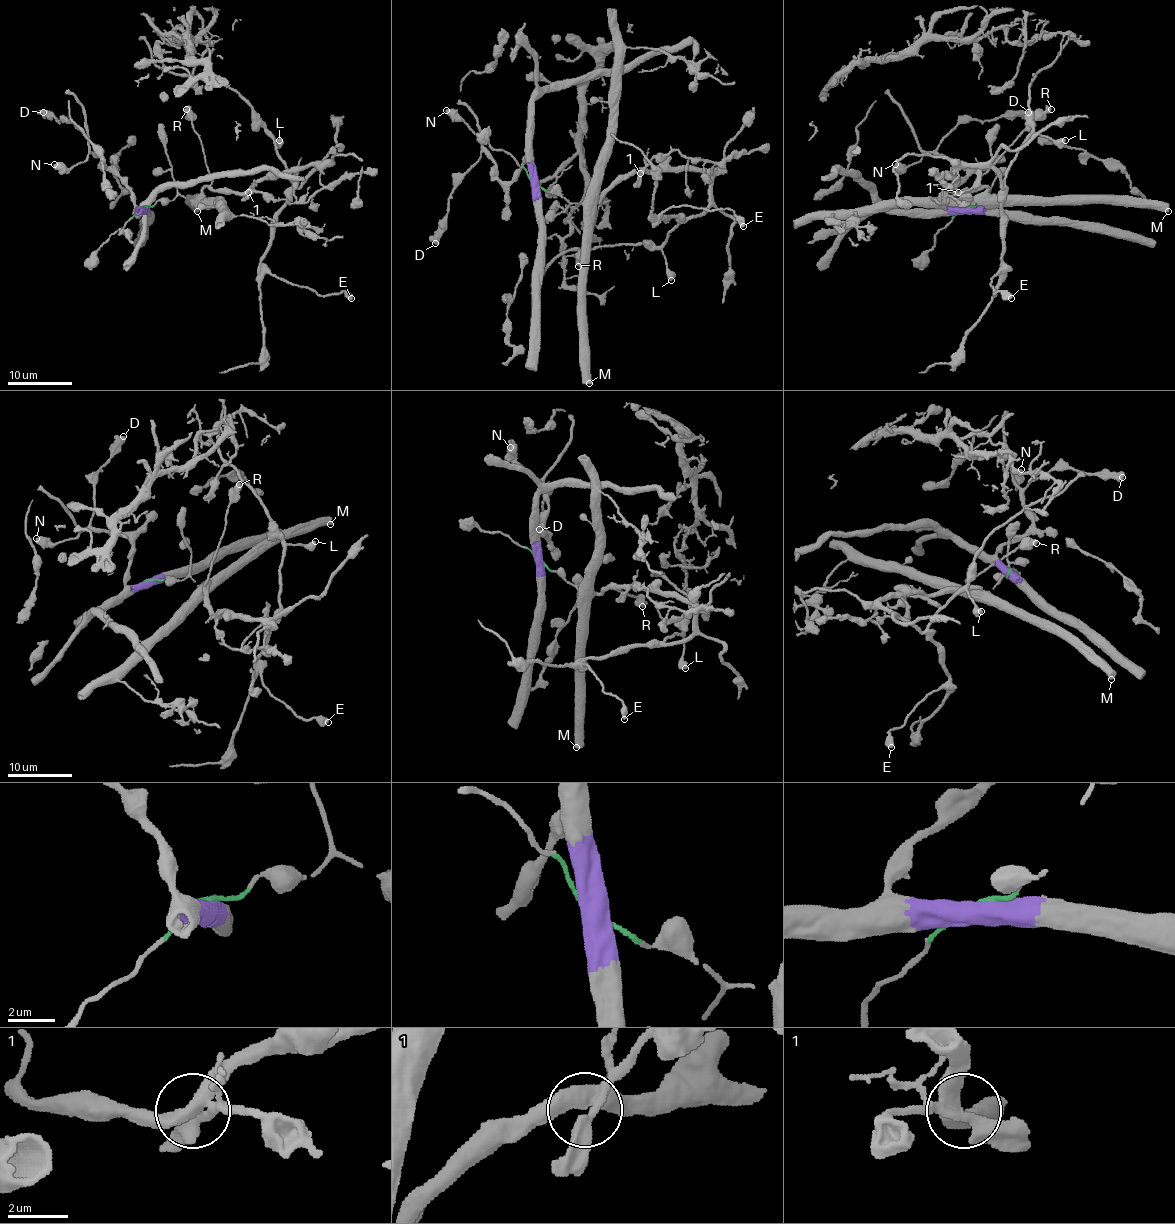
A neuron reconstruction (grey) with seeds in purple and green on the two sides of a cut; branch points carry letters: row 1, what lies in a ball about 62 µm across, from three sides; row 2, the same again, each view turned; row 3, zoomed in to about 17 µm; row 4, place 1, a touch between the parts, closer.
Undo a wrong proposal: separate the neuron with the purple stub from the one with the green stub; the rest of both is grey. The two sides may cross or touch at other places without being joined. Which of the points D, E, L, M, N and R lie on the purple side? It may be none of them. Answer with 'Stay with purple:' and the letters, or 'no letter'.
Stay with purple: D, N

